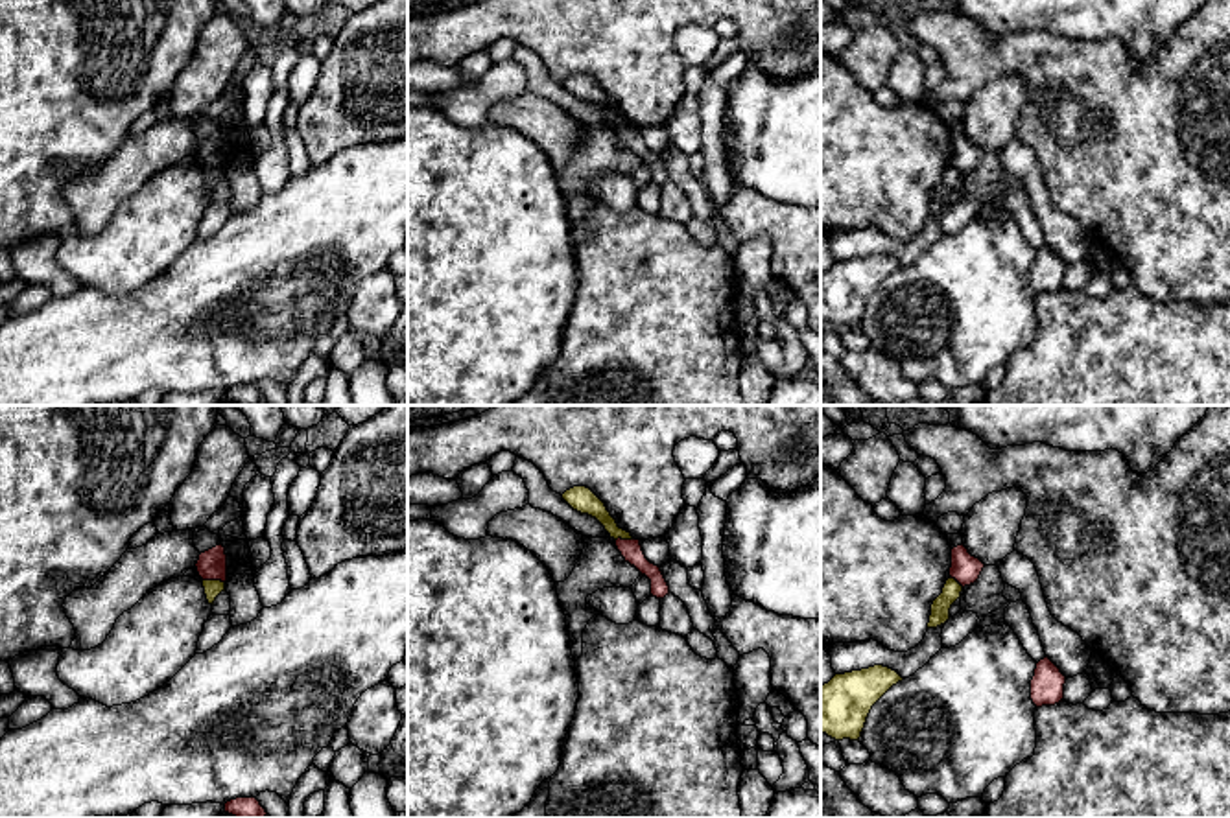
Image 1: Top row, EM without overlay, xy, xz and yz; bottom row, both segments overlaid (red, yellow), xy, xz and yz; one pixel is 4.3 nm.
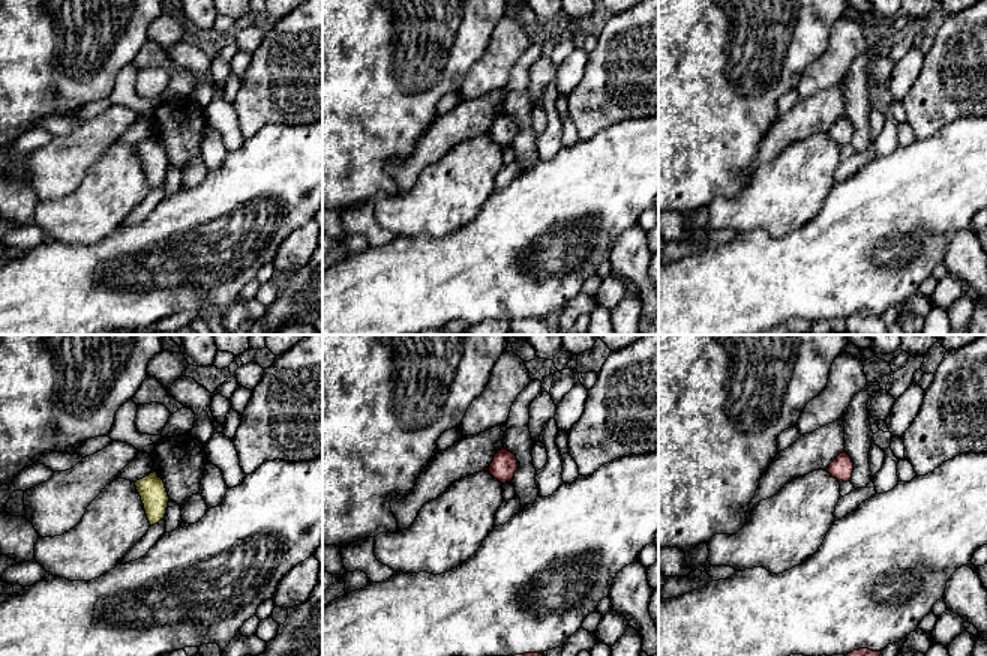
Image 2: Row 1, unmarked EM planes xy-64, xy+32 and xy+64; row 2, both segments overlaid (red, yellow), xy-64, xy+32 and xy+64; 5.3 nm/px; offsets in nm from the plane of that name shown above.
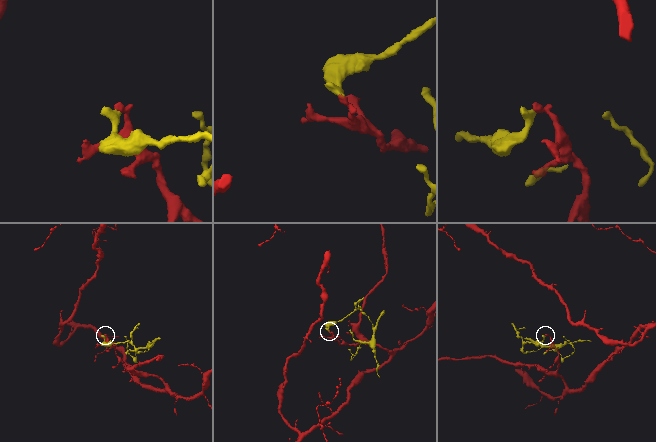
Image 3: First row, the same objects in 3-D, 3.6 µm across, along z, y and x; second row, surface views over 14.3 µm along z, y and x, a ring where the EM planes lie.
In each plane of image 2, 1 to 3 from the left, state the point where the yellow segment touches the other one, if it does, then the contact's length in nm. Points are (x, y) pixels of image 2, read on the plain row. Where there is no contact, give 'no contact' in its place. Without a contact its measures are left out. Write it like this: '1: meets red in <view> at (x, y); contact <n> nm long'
1: no contact
2: no contact
3: no contact

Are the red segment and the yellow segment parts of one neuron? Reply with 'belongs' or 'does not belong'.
does not belong

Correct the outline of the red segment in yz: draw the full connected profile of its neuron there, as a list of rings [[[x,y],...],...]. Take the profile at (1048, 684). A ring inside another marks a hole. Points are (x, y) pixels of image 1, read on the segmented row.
[[[1046,656],[1036,663],[1035,676],[1031,680],[1031,700],[1036,707],[1055,706],[1064,698],[1066,676]]]

